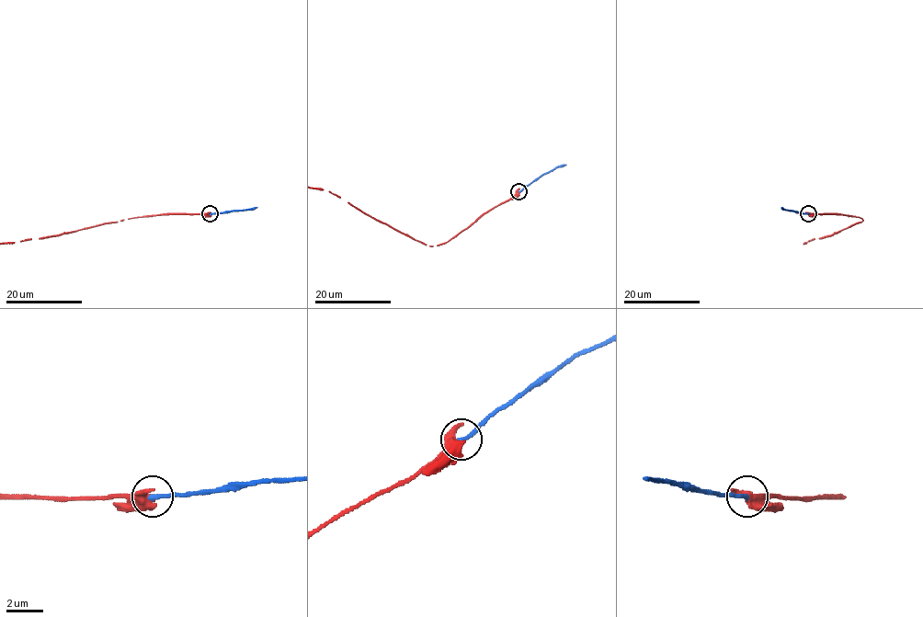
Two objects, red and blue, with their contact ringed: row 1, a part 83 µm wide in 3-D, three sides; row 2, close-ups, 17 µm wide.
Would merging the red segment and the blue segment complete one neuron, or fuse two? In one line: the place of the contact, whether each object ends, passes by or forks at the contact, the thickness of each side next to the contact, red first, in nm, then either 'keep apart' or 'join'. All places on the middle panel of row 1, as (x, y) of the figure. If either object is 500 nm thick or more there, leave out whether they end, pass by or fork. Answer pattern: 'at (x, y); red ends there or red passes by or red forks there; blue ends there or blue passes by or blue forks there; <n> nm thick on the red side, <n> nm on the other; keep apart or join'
at (518, 191); red passes by; blue ends there; 480 nm thick on the red side, 220 nm on the other; join

